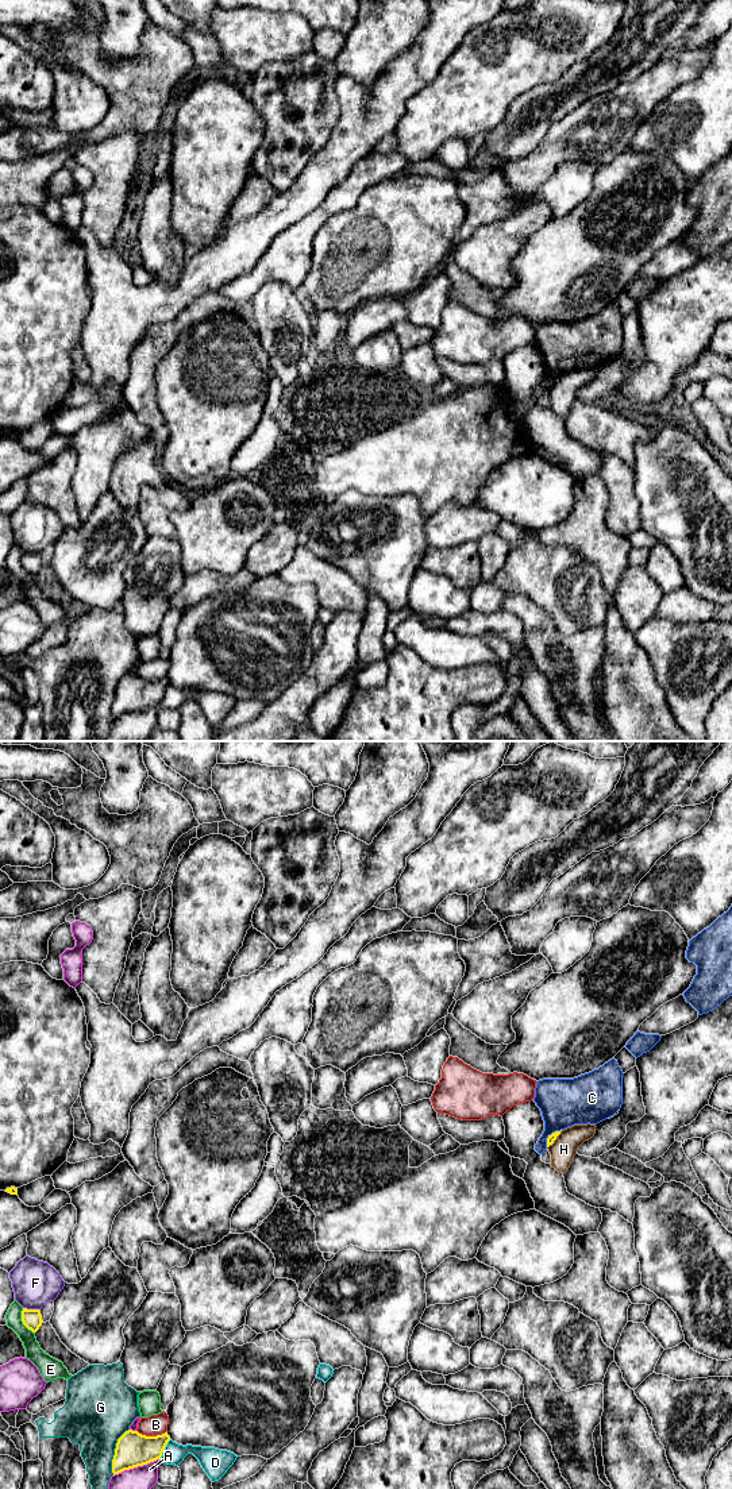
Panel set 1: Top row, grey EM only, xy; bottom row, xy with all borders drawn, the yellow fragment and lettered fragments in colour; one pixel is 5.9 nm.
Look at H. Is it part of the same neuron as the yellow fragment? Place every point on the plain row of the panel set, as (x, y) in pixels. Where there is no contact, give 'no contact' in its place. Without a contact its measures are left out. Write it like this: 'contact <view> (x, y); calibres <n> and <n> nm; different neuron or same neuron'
contact xy (555, 382); calibres 50 and 150 nm; different neuron

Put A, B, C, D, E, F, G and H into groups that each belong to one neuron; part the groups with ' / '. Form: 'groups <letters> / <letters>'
groups A / B / C / D / E / F / G / H

